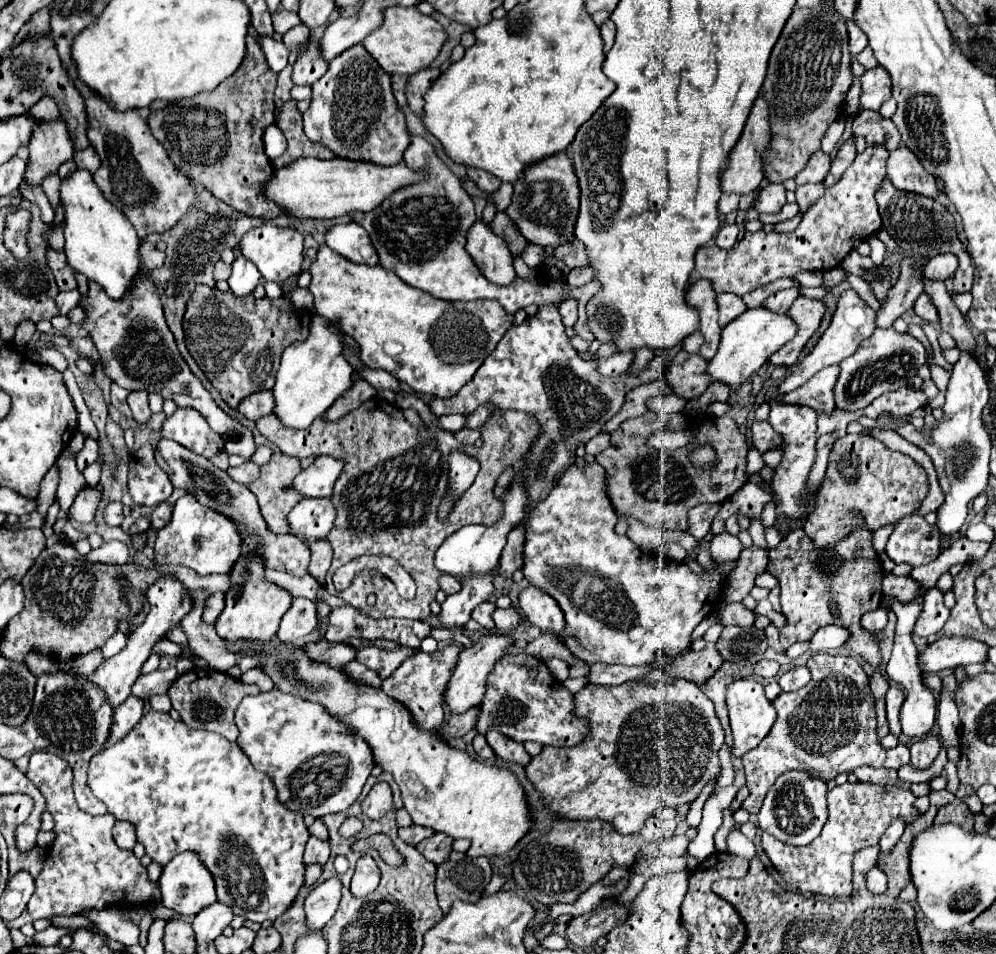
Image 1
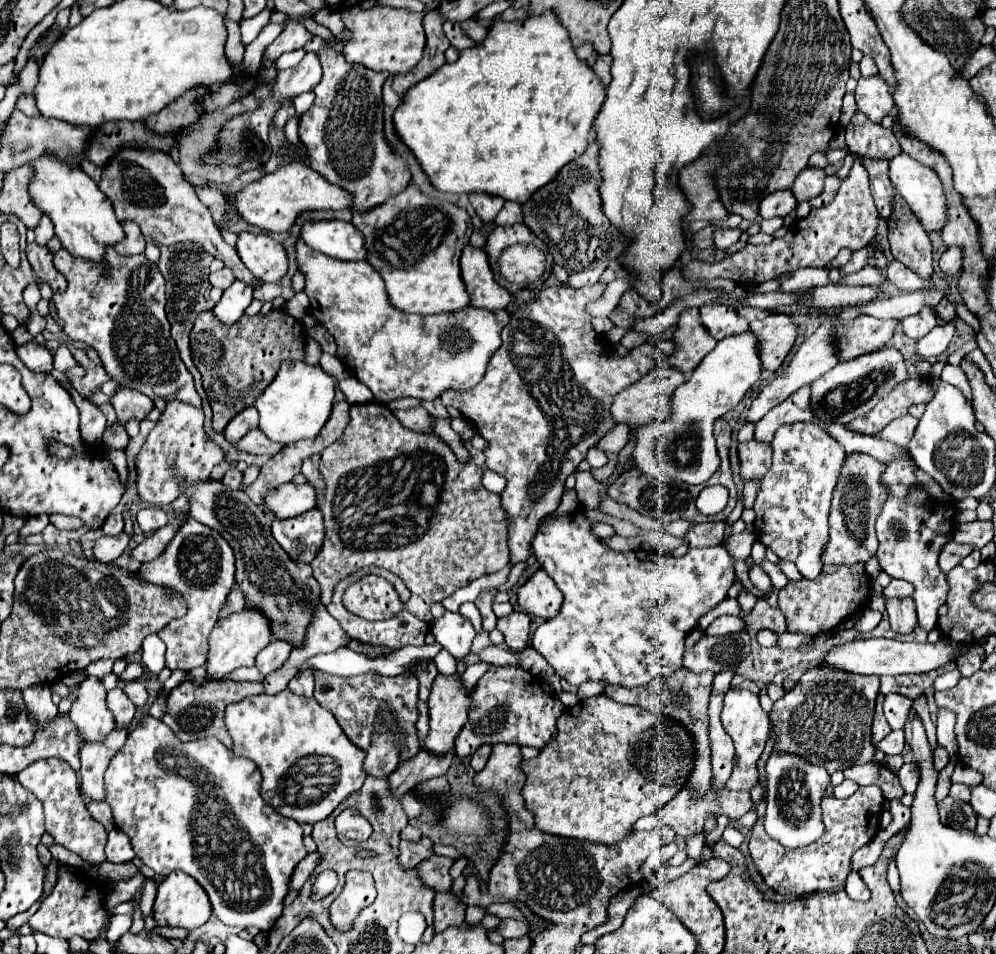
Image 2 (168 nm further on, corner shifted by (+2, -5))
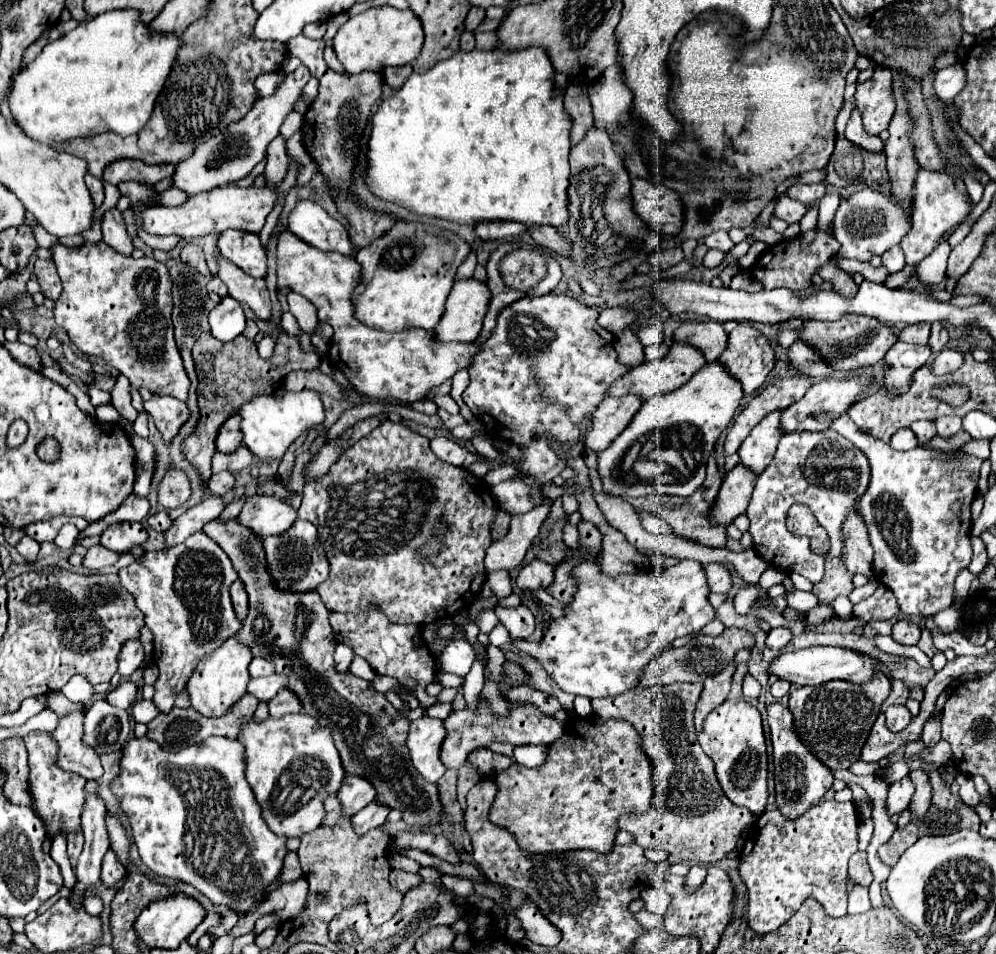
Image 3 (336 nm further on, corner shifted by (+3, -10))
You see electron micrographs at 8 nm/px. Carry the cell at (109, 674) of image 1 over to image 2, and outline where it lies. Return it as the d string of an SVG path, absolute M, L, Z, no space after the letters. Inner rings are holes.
M89 675L79 689L79 697L73 703L69 717L77 725L85 741L103 741L113 729L113 713L105 705L105 693L99 677Z

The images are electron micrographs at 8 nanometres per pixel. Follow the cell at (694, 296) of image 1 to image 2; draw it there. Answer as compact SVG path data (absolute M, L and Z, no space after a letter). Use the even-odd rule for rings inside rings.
M685 309L679 315L673 341L677 343L677 351L667 359L667 363L685 373L695 371L703 357L717 345L717 341L701 325L699 309Z

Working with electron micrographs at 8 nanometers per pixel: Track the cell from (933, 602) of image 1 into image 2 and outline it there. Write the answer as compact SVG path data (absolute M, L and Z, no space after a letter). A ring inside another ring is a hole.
M911 461L887 463L887 469L883 471L883 483L889 485L891 495L889 495L887 503L883 505L883 509L877 517L877 525L875 525L877 539L879 539L879 549L877 549L879 565L891 577L913 583L913 587L915 587L913 601L917 607L919 627L925 631L933 631L937 627L937 611L945 603L945 597L949 591L945 573L941 573L941 569L937 565L937 555L939 555L941 547L951 539L953 515L955 515L953 505L937 503L935 509L931 509L931 511L925 507L909 505L908 489L917 483Z

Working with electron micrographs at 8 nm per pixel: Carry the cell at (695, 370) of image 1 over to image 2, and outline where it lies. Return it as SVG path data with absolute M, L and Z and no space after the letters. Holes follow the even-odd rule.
M659 365L653 371L649 371L641 381L637 381L635 385L627 387L625 391L621 391L611 407L611 415L615 419L615 423L627 423L629 427L637 425L637 423L651 423L655 419L655 415L659 415L659 419L667 419L671 413L671 397L673 391L685 381L687 373L681 373L681 369L673 369L669 365Z

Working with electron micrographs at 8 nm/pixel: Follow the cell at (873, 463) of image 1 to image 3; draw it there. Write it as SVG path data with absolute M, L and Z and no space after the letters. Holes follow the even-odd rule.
M852 510L852 514L848 516L844 524L844 536L846 546L842 562L852 574L864 574L872 578L872 546L868 542L868 530L858 510Z

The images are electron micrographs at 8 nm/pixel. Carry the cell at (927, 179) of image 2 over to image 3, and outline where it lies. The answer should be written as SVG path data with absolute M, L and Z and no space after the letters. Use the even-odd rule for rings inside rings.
M920 170L918 178L914 182L914 204L912 204L912 232L900 242L900 248L904 250L906 264L918 266L932 250L940 244L940 240L952 232L960 222L968 218L972 210L972 204L964 194L960 194L952 182L952 176L946 172L932 172L932 170Z

